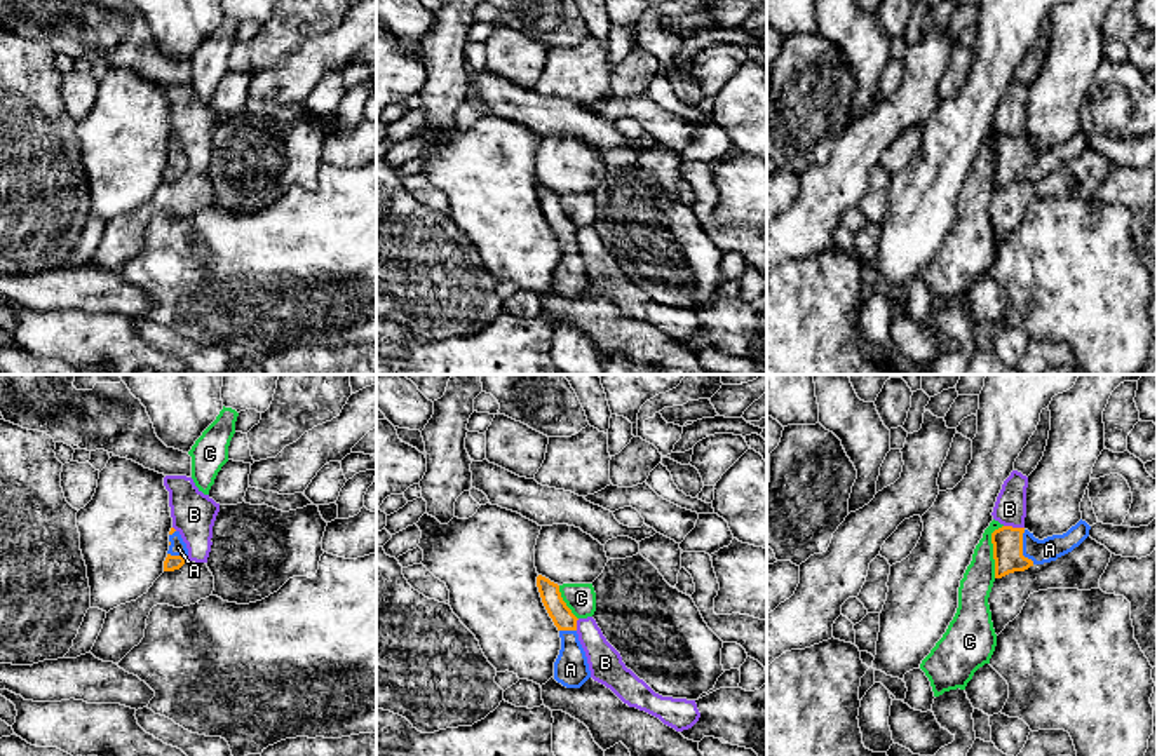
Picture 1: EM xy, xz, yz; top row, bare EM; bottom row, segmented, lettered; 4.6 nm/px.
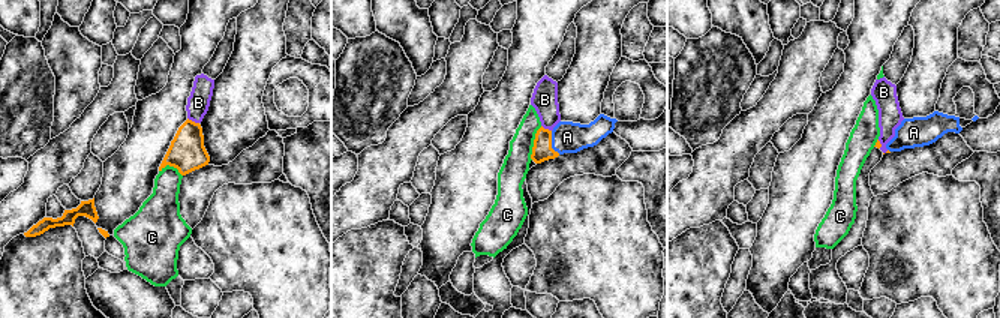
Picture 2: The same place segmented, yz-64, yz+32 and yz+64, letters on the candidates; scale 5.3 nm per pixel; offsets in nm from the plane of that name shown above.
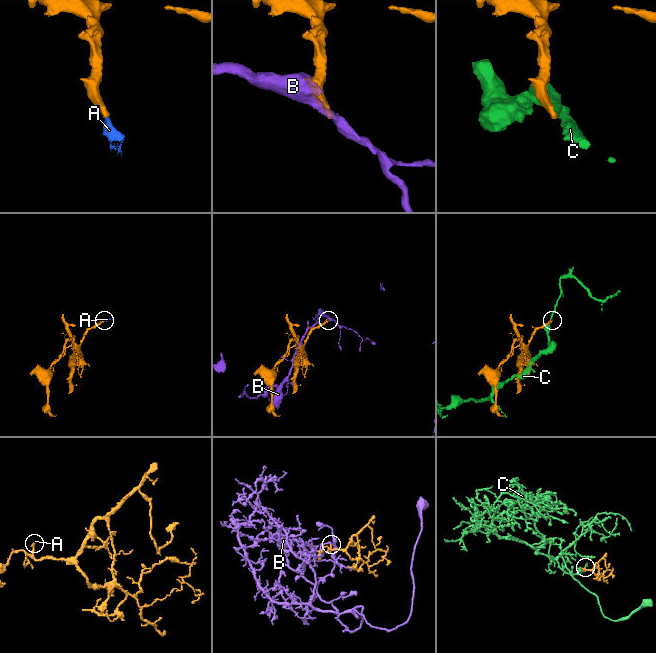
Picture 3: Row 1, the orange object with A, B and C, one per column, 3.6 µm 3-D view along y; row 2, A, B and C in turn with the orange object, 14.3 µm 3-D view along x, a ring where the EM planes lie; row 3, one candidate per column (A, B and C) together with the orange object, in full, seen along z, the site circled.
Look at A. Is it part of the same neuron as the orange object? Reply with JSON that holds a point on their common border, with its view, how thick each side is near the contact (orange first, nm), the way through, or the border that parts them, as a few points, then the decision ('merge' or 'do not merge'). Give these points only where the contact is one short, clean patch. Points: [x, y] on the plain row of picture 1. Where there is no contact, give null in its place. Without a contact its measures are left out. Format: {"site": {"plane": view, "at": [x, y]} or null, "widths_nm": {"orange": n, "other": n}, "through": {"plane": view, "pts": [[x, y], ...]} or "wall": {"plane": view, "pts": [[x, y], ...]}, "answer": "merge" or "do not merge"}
{"site": {"plane": "yz", "at": [1021, 157]}, "widths_nm": {"orange": 140, "other": 110}, "through": {"plane": "yz", "pts": [[1008, 152], [1013, 157], [1021, 157], [1049, 159]]}, "answer": "merge"}

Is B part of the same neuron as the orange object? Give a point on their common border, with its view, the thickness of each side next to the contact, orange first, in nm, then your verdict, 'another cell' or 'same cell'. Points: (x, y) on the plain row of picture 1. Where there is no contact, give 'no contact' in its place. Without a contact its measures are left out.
contact yz (1014, 138); calibres 140 and 150 nm; another cell

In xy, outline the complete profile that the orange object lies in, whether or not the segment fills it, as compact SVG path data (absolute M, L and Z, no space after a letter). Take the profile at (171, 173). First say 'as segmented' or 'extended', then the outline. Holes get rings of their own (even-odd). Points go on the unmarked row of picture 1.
extended; M171 138L169 141L169 160L164 171L164 181L179 179L188 171L188 159L179 141Z

